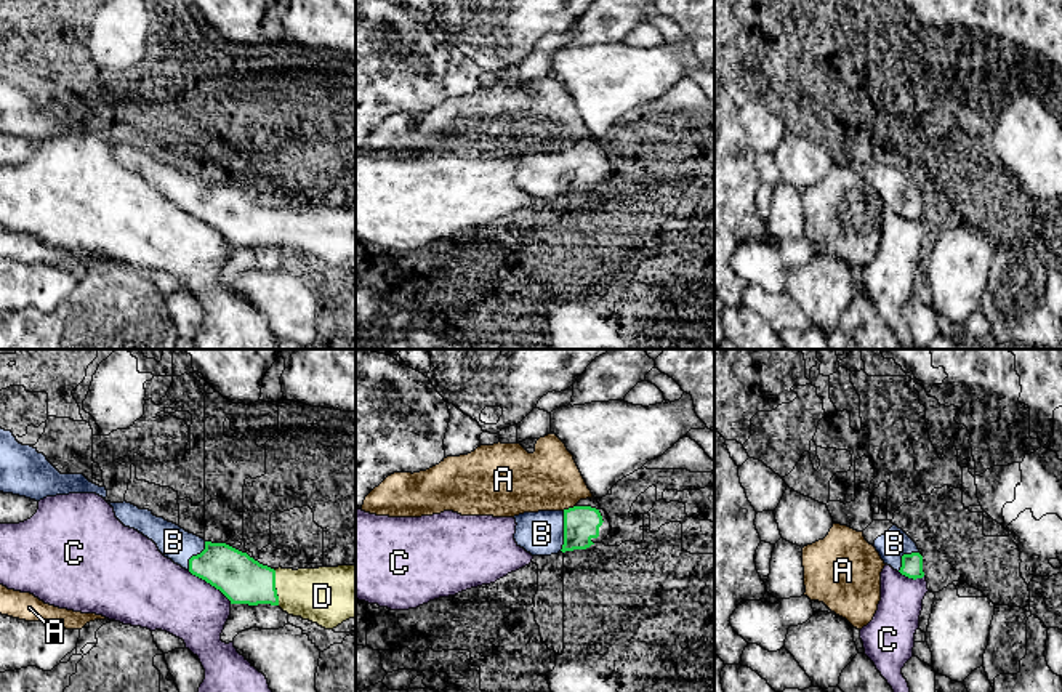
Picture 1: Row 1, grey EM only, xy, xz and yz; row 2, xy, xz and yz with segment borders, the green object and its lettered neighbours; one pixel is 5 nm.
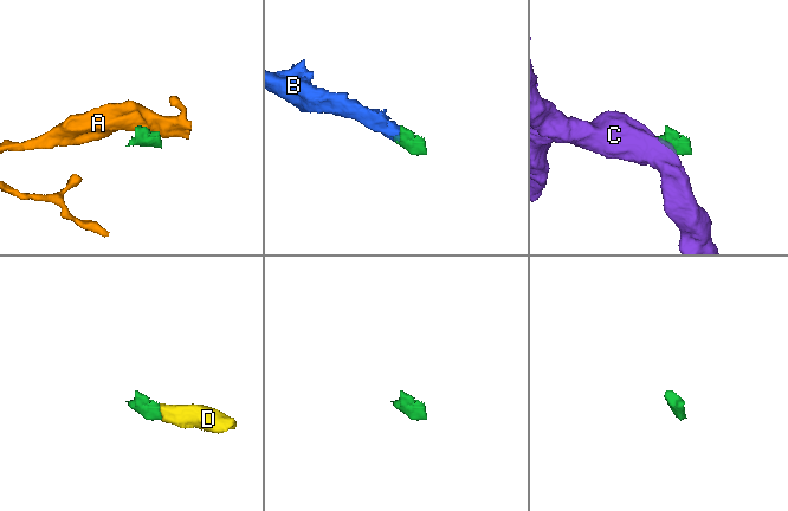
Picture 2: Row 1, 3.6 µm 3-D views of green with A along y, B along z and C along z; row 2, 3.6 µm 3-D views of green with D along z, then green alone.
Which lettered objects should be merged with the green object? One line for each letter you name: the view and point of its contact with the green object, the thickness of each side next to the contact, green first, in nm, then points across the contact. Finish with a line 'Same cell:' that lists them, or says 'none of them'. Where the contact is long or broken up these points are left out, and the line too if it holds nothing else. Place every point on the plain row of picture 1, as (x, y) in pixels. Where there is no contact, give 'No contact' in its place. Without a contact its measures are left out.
B: Touches green at xz (564, 172). Thickness 180 nm (green) against 220 nm. Path across: xz (580, 164), (564, 172), (542, 175)
D: Touches green at xy (274, 228). Thickness 240 nm (green) against 280 nm. Path across: xy (241, 220), (274, 228), (322, 237)
Same cell: B, D

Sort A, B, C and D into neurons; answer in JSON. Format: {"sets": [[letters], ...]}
{"sets": [["A"], ["B", "D"], ["C"]]}

